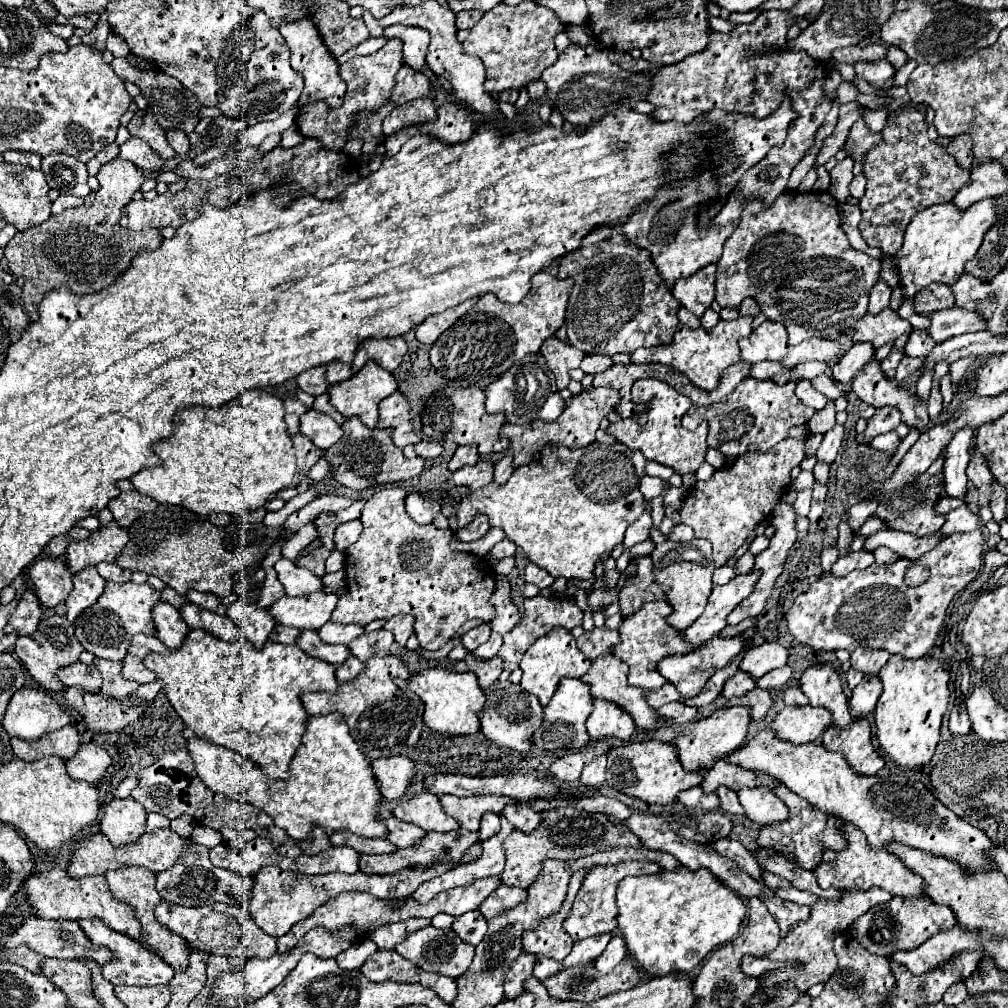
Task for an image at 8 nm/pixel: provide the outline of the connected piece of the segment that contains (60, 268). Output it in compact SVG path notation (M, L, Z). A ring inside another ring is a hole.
M116 158L104 164L96 178L100 188L90 206L66 208L62 214L50 216L44 224L18 232L4 248L10 272L16 278L24 278L22 304L32 322L40 316L38 304L46 292L54 288L70 288L76 296L100 292L112 286L112 282L130 268L132 260L140 252L154 250L164 240L158 230L134 232L120 226L124 206L144 182L144 174L132 162Z

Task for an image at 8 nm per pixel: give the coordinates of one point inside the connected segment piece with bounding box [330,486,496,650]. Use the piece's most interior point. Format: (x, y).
(396, 566)

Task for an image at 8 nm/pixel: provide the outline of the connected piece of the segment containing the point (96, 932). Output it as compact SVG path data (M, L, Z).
M80 920L80 928L86 932L86 936L90 938L92 946L96 946L96 948L108 948L112 952L112 960L108 960L102 966L102 976L108 982L112 982L114 986L118 986L118 984L156 986L156 984L168 984L172 980L174 970L168 964L164 964L164 960L160 956L152 954L150 950L144 950L138 942L130 940L128 936L110 930L100 920Z

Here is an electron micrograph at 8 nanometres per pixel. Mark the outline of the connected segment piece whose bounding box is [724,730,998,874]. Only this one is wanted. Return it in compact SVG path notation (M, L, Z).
M770 730L758 732L746 746L724 756L724 760L770 774L820 812L860 828L866 834L868 844L876 850L886 850L886 844L898 842L934 856L956 860L966 874L998 870L986 854L994 848L994 842L980 828L968 824L946 808L922 782L914 782L906 776L858 776L840 752L828 752L822 744L814 742L802 746L788 744L778 740Z

